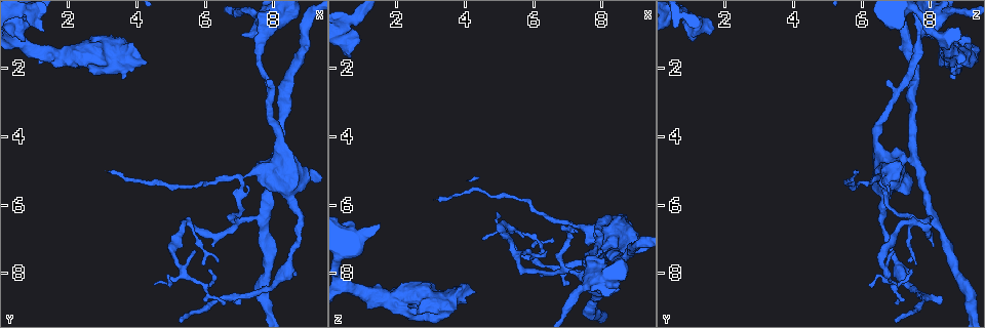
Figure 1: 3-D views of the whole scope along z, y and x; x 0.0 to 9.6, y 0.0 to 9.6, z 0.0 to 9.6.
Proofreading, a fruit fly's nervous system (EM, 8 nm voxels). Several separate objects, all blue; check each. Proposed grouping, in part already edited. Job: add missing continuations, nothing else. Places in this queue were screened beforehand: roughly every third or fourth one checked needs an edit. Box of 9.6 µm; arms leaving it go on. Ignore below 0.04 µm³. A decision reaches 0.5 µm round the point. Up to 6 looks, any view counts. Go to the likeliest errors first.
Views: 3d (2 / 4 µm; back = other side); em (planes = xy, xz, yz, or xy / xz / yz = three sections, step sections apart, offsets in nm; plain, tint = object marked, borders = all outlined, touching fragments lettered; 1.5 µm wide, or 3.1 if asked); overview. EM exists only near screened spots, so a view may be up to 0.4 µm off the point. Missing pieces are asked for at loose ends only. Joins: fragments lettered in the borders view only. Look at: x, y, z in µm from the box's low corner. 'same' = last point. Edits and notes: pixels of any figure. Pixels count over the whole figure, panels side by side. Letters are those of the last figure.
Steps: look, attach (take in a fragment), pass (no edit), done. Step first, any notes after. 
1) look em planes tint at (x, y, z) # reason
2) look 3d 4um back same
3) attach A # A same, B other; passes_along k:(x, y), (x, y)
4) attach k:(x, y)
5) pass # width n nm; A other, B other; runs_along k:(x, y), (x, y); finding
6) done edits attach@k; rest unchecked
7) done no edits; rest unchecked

look em planes plain at (4.30, 1.80, 8.60)

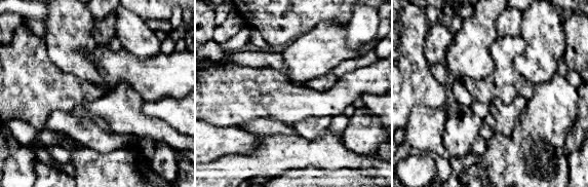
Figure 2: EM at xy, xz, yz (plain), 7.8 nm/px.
look em planes borders same

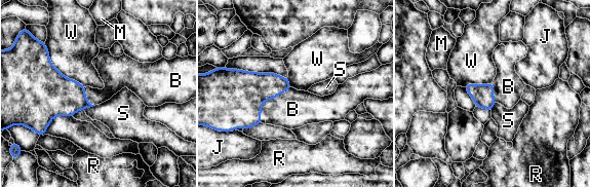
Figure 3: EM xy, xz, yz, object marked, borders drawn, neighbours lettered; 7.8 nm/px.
attach 3:(292, 109) # longest_contact W 440 nm; B same, J other, M other, R other, S other, W other; the cell continues

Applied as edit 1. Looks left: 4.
look em yz step 4 tint at (5.00, 8.40, 6.25) # free end

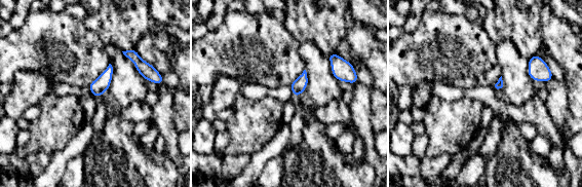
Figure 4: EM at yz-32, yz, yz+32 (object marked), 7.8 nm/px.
look em yz step 4 borders same # see the neighbours

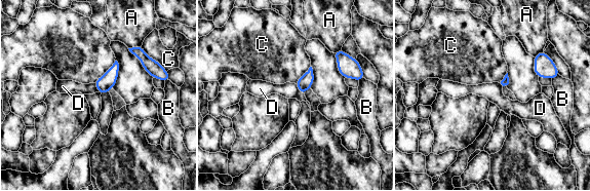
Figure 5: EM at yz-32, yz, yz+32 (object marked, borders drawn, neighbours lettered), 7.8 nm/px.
pass # A other, B other, C other, D other; border 5:(293, 83), (303, 96); no lettered fragment goes on from it

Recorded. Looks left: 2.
look 3d 2um at (7.75, 2.35, 6.70) # branch stops here

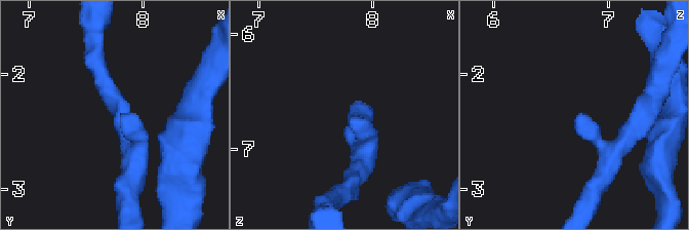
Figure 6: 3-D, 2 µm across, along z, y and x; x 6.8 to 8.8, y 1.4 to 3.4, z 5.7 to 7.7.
look em planes borders at (7.80, 2.38, 6.76) # arm_widths 170, 200 nm; shape alone is not enough

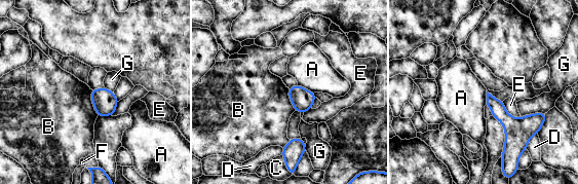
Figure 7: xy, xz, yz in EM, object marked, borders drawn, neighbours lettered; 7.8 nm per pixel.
pass # A other, B other, C other, D other, E other, F other, G other; border 7:(90, 89), (90, 100), (98, 115); no lettered fragment goes on from it

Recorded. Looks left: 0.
done edits attach@3; rest unchecked

